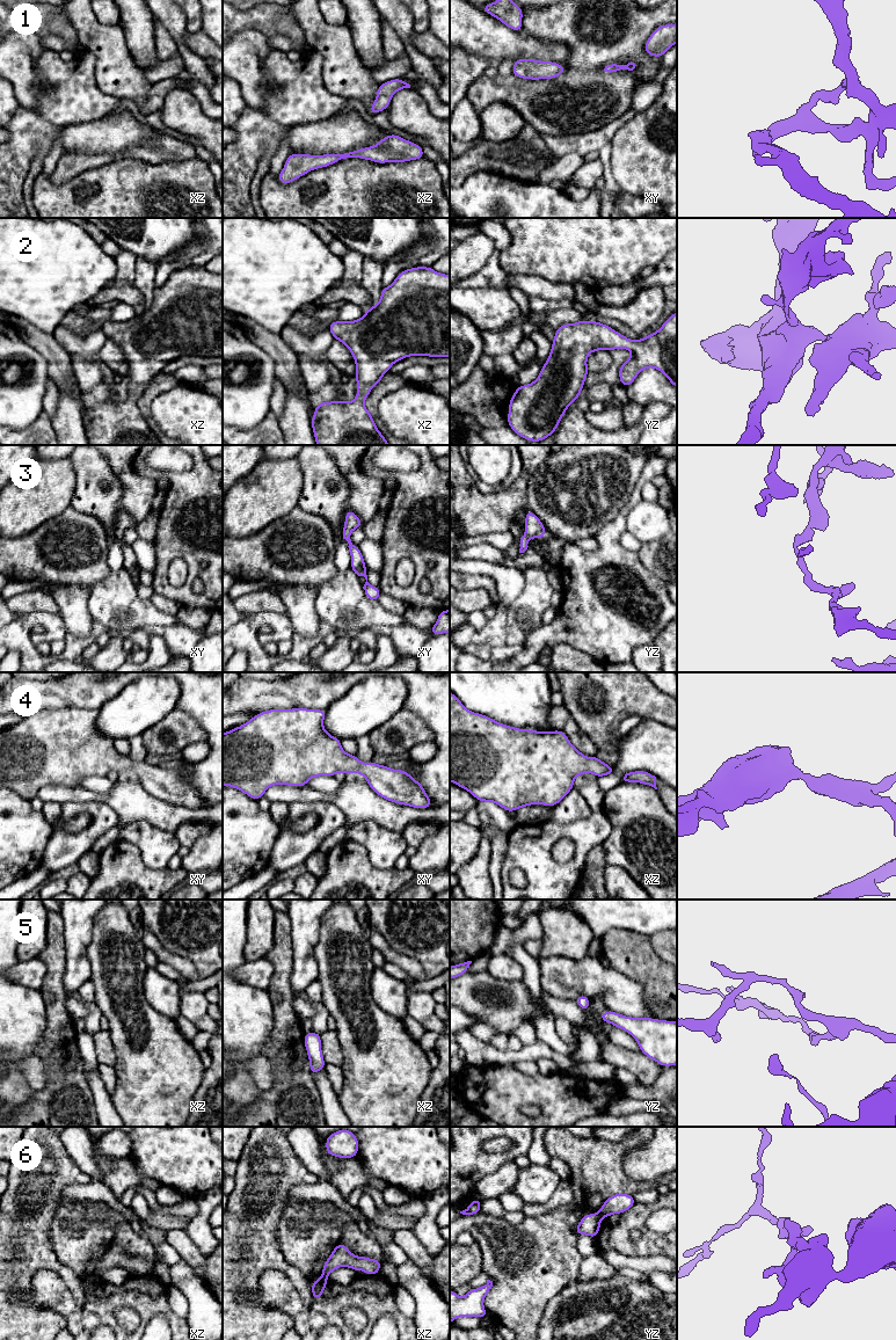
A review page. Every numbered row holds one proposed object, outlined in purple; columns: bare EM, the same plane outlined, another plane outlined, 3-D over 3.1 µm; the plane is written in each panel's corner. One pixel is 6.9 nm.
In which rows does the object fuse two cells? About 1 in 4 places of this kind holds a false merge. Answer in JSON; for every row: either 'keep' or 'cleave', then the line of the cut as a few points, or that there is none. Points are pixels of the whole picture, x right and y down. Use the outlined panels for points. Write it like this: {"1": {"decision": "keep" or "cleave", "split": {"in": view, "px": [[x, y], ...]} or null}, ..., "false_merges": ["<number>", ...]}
{"1": {"decision": "keep", "split": null}, "2": {"decision": "keep", "split": null}, "3": {"decision": "keep", "split": null}, "4": {"decision": "keep", "split": null}, "5": {"decision": "keep", "split": null}, "6": {"decision": "cleave", "split": {"in": "xz", "px": [[321, 1275], [326, 1277]]}}, "false_merges": ["6"]}

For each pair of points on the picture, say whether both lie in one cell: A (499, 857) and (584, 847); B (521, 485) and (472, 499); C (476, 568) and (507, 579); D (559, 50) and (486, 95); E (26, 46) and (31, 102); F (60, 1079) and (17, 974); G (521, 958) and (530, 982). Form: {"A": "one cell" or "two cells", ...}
{"A": "two cells", "B": "one cell", "C": "one cell", "D": "two cells", "E": "one cell", "F": "two cells", "G": "one cell"}

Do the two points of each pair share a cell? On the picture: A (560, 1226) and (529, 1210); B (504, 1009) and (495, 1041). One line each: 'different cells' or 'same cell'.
A: different cells
B: different cells

